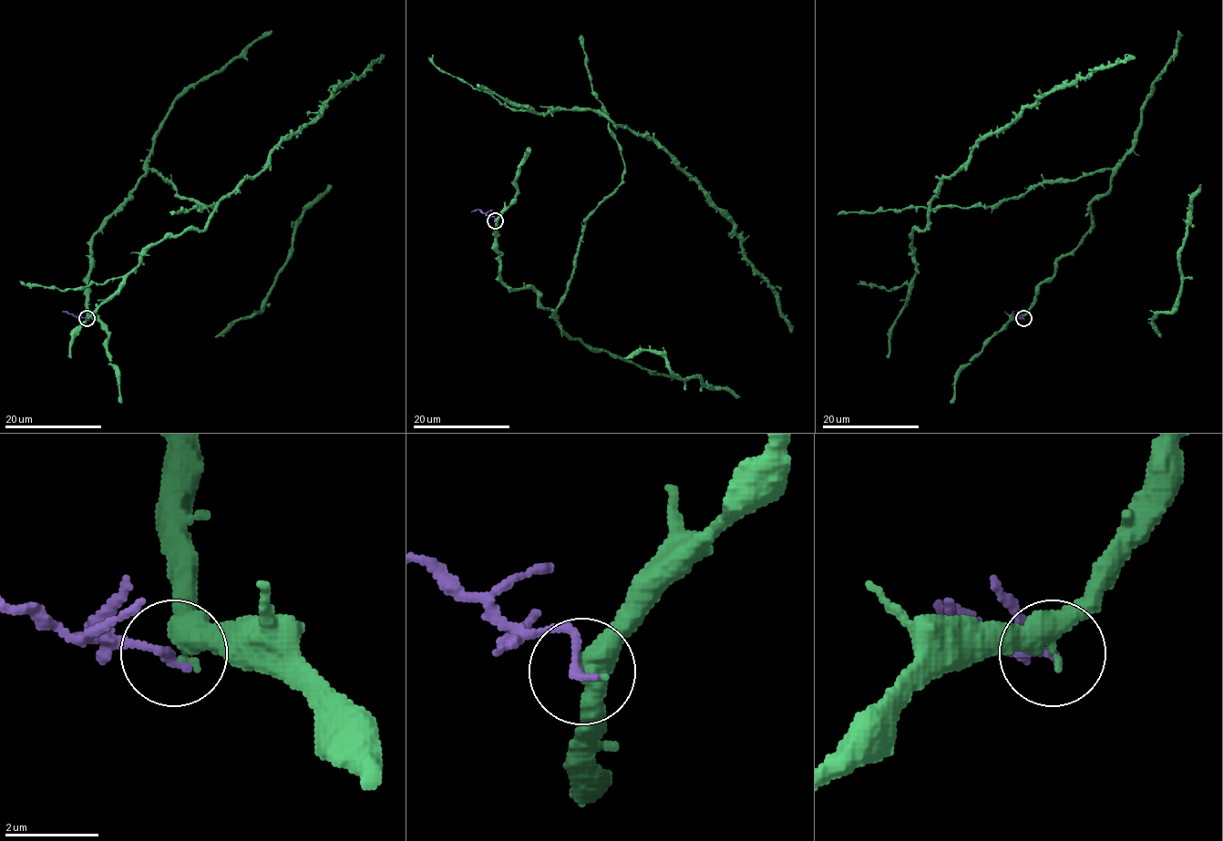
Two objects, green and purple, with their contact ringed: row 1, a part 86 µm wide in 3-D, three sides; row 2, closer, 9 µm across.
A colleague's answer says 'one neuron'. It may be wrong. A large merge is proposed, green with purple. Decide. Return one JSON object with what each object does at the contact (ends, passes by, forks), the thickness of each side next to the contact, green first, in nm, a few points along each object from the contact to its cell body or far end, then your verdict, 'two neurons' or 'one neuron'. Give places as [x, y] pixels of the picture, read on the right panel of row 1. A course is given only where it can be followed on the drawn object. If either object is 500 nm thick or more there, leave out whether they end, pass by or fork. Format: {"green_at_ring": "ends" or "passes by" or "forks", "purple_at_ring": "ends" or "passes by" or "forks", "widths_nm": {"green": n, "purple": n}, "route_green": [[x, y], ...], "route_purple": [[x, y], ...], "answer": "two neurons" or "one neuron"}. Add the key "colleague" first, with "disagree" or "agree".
{"colleague": "disagree", "green_at_ring": "passes by", "purple_at_ring": "ends", "widths_nm": {"green": 460, "purple": 200}, "route_green": [[1023, 318], [1090, 227], [1112, 170], [930, 212], [936, 188], [1026, 107], [1134, 56]], "route_purple": [[1023, 318], [1012, 313], [1015, 311]], "answer": "two neurons"}

